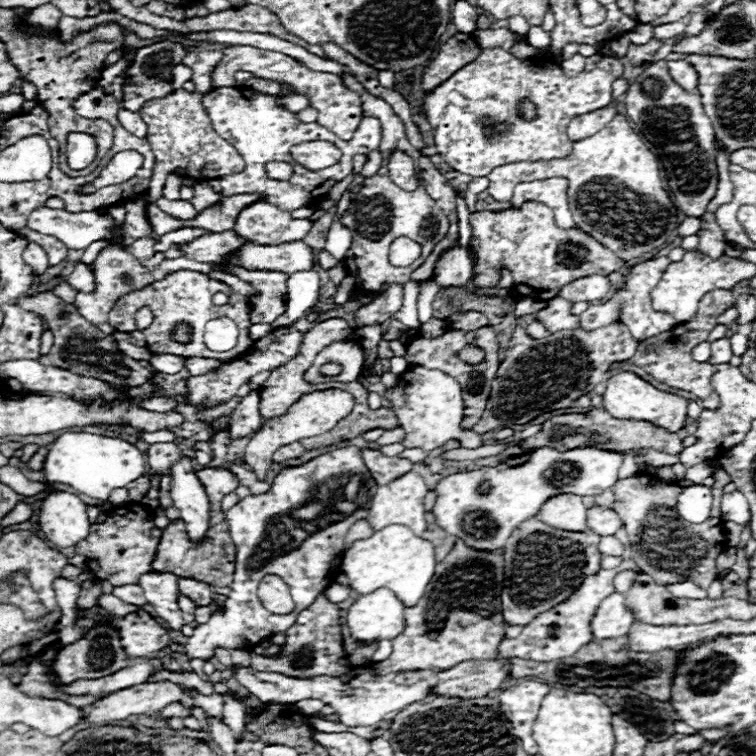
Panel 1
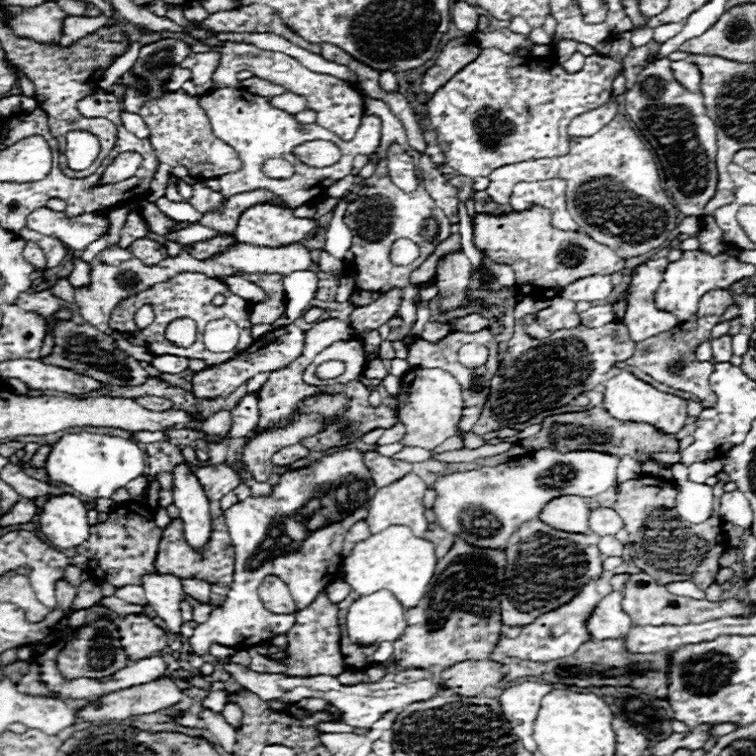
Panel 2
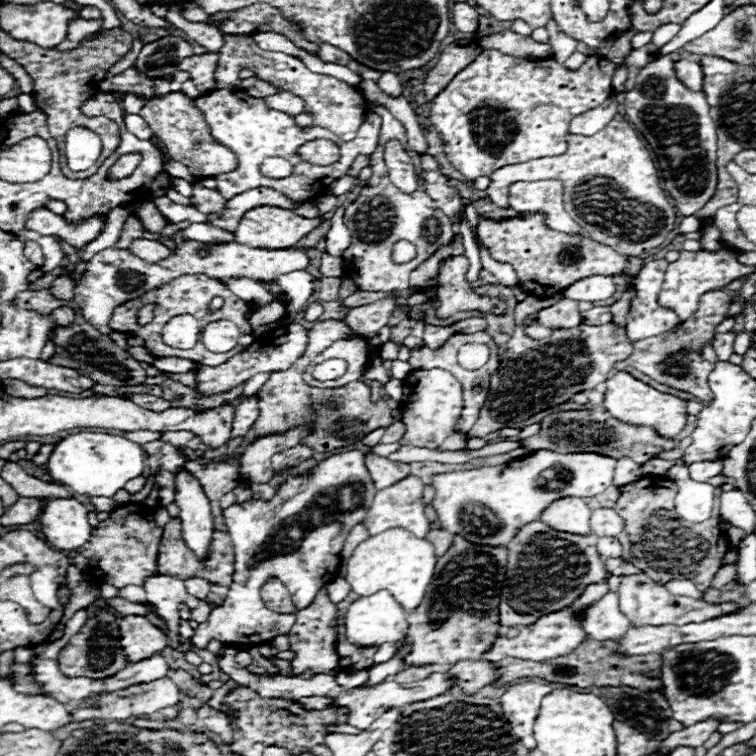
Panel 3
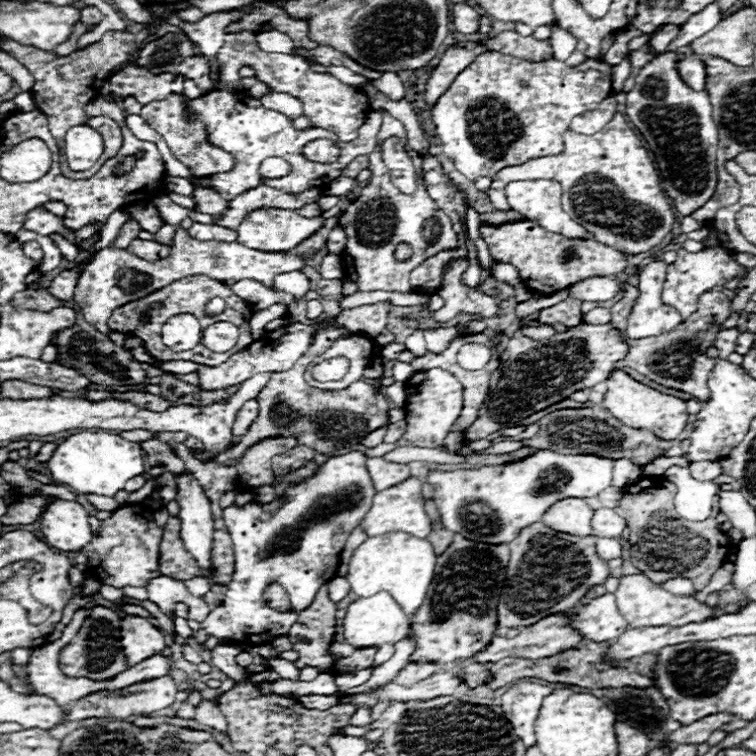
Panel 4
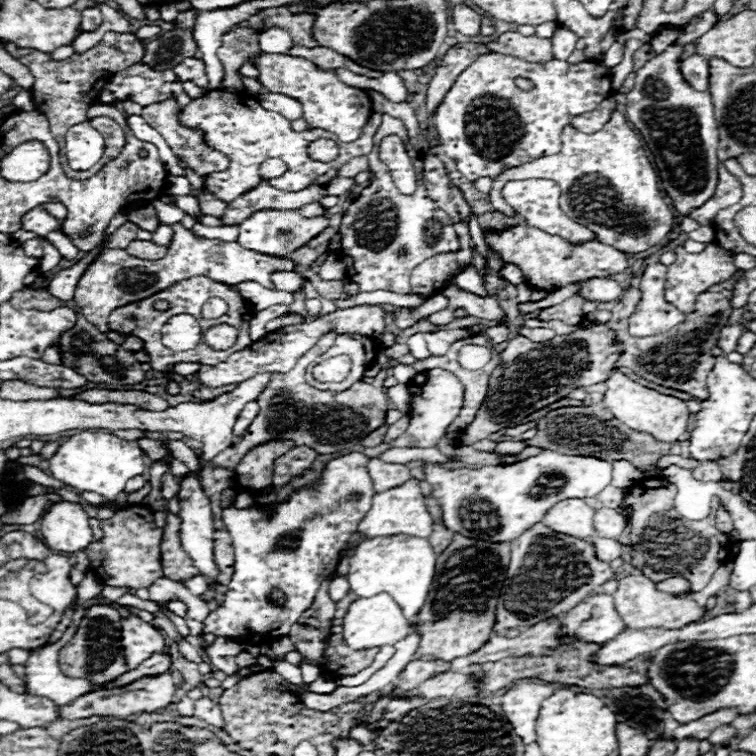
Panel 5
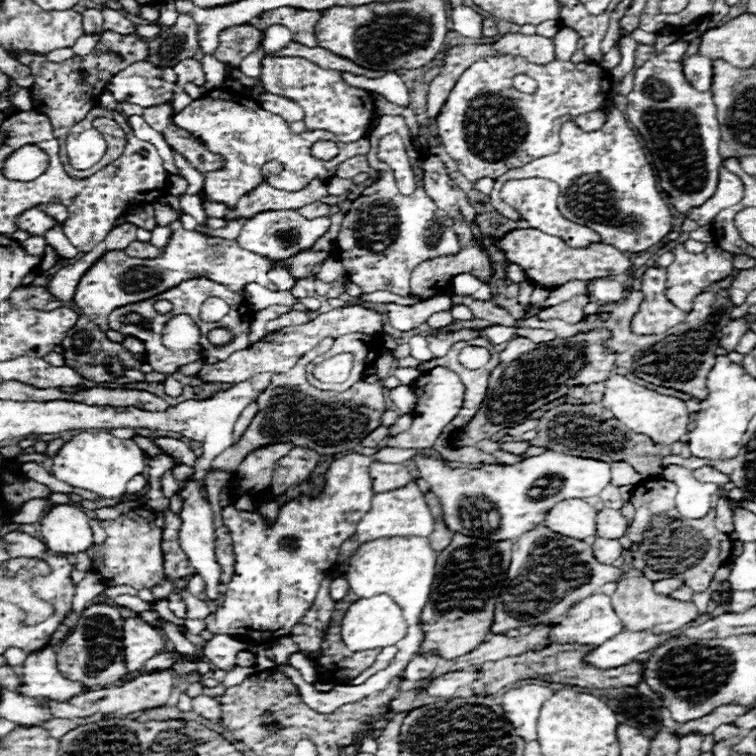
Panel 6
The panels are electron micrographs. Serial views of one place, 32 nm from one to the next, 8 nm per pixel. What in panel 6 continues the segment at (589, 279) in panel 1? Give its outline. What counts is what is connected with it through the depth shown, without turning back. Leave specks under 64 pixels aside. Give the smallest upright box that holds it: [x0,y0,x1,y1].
[586,278,624,302]

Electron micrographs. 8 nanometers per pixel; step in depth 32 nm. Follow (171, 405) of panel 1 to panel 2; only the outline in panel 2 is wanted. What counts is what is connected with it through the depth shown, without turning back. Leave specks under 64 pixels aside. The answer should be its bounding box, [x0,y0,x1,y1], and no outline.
[134,396,172,412]

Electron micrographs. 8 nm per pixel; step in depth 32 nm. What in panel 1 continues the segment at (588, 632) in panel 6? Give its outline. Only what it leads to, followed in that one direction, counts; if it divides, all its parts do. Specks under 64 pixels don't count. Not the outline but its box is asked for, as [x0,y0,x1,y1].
[592,592,634,638]

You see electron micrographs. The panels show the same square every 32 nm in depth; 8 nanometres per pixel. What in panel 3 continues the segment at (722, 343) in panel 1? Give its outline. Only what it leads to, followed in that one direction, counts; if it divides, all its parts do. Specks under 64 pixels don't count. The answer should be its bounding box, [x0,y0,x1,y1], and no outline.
[712,332,734,360]

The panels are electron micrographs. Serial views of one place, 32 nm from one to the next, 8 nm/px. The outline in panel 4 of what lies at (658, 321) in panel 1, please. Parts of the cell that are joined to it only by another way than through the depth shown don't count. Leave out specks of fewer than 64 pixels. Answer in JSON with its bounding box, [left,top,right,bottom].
[582,260,682,338]

